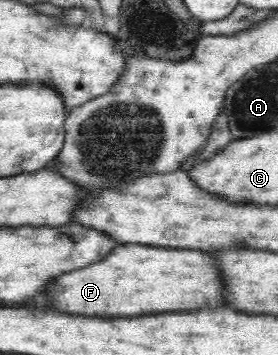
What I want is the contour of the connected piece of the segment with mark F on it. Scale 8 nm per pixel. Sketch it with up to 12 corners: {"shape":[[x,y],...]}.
{"shape":[[121,244],[47,287],[60,313],[219,309],[221,273],[191,249]]}

